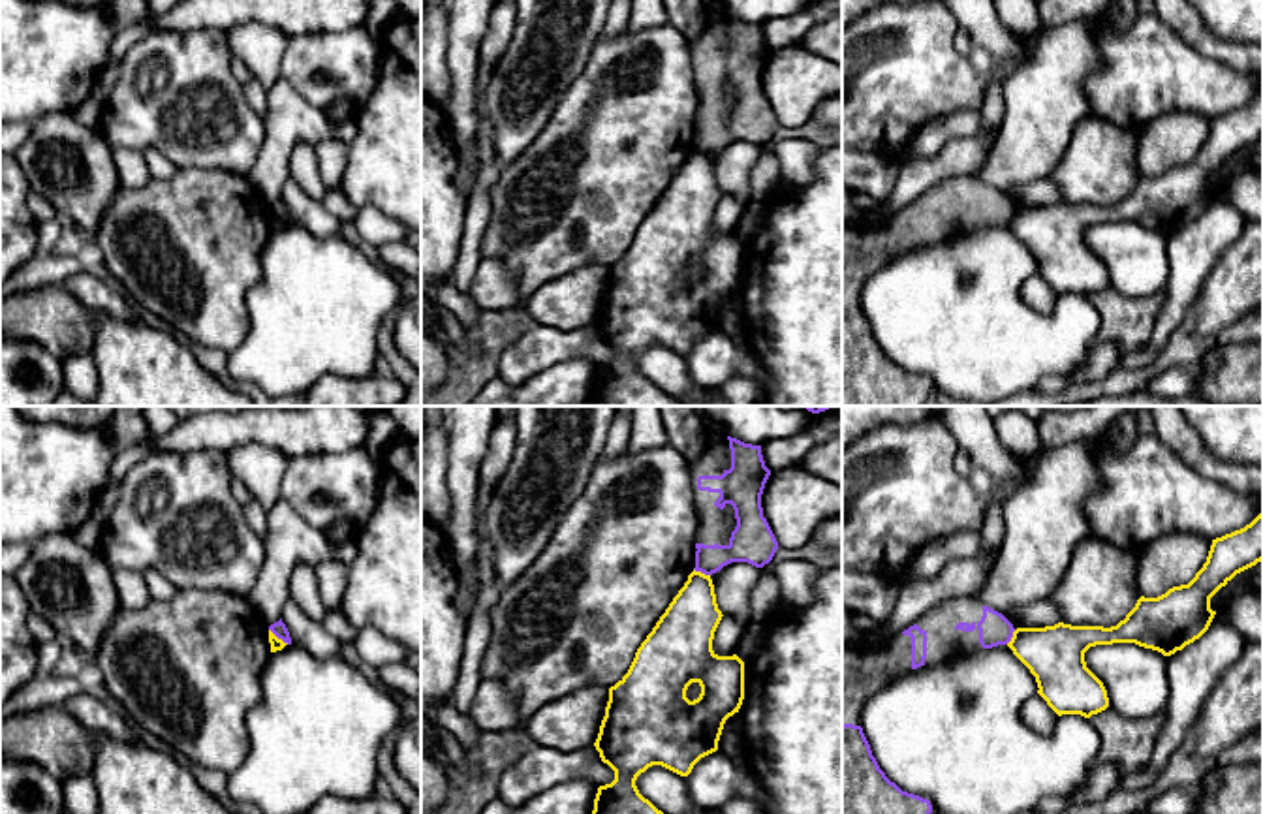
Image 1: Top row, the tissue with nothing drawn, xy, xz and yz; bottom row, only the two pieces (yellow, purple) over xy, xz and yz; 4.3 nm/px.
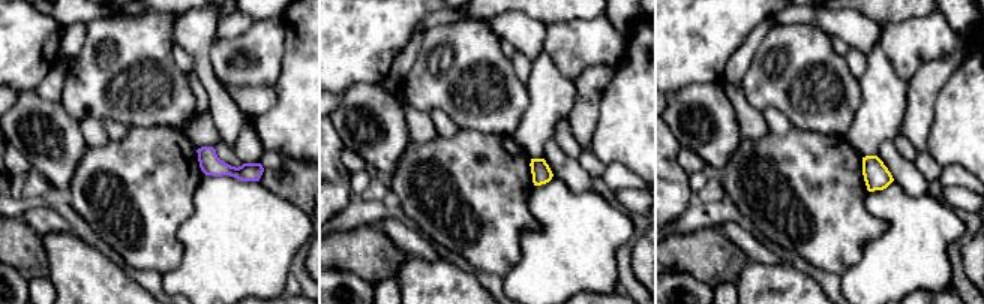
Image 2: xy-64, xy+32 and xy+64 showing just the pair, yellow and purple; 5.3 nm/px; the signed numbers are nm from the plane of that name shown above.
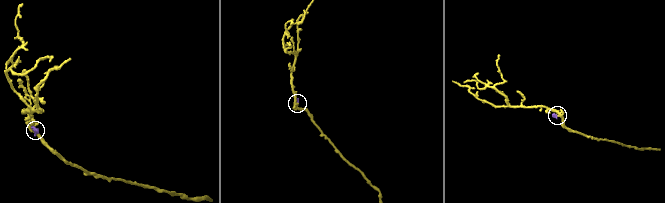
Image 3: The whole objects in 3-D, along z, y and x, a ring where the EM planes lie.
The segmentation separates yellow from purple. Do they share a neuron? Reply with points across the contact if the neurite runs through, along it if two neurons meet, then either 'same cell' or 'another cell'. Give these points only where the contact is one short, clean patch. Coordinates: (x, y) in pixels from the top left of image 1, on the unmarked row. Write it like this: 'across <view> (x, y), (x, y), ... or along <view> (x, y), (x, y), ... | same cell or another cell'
along xy (269, 207), (288, 222) | another cell

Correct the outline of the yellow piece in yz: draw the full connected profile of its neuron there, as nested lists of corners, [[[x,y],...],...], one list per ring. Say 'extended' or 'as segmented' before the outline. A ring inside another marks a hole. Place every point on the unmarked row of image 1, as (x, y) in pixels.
as segmented | [[[1263,90],[1244,107],[1212,118],[1207,141],[1188,164],[1173,165],[1158,177],[1141,175],[1135,186],[1116,205],[1071,205],[1058,201],[1045,207],[1017,207],[1007,226],[1030,248],[1037,273],[1058,293],[1090,297],[1109,286],[1103,261],[1086,246],[1084,231],[1096,224],[1135,222],[1171,235],[1199,218],[1210,205],[1216,190],[1210,177],[1237,152],[1263,139]]]

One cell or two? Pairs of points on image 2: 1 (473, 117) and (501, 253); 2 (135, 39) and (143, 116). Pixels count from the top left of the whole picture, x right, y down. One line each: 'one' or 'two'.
1: two
2: one

